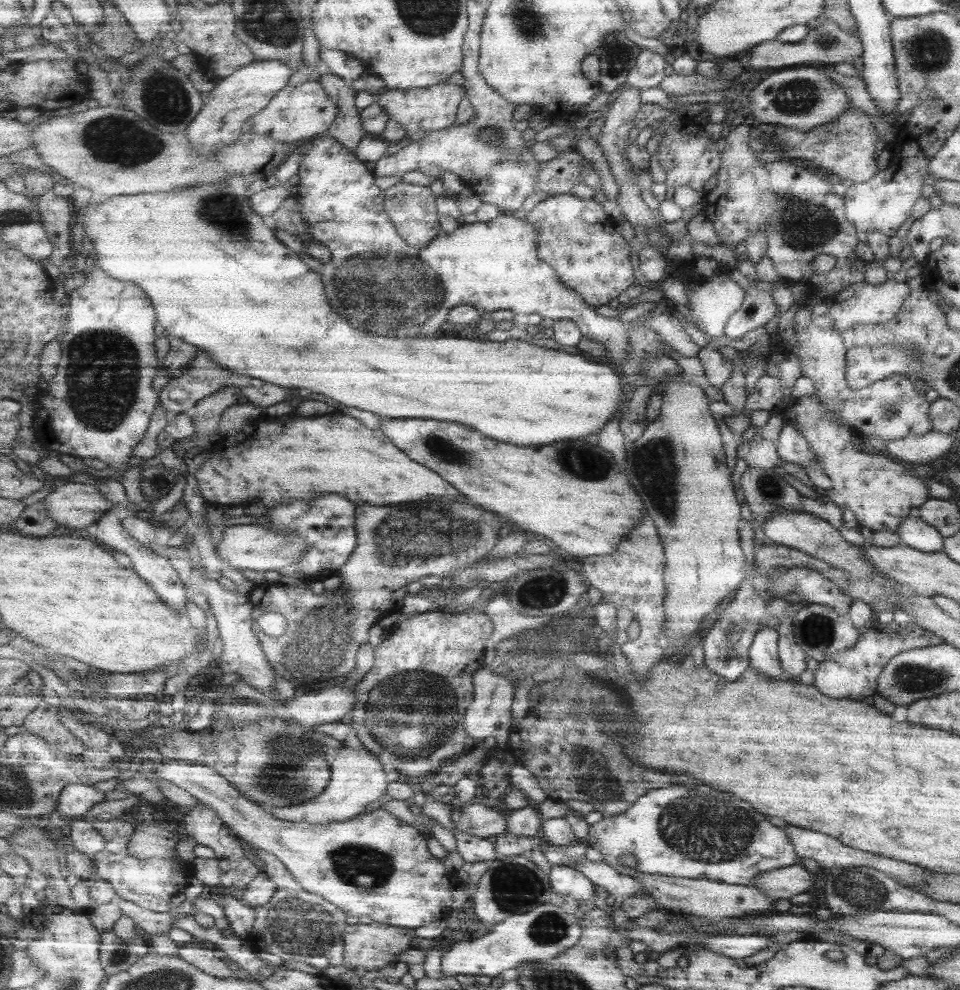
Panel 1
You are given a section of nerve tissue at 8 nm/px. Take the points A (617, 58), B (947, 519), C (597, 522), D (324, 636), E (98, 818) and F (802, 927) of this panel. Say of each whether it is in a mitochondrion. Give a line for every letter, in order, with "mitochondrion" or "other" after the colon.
A: mitochondrion
B: mitochondrion
C: other
D: mitochondrion
E: other
F: other

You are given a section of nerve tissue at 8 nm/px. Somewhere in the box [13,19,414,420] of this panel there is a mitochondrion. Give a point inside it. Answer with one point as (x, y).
(112, 138)

